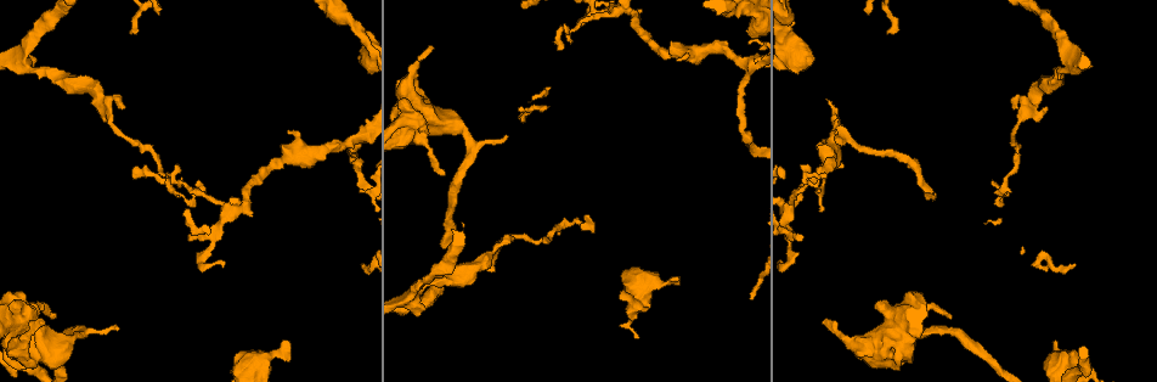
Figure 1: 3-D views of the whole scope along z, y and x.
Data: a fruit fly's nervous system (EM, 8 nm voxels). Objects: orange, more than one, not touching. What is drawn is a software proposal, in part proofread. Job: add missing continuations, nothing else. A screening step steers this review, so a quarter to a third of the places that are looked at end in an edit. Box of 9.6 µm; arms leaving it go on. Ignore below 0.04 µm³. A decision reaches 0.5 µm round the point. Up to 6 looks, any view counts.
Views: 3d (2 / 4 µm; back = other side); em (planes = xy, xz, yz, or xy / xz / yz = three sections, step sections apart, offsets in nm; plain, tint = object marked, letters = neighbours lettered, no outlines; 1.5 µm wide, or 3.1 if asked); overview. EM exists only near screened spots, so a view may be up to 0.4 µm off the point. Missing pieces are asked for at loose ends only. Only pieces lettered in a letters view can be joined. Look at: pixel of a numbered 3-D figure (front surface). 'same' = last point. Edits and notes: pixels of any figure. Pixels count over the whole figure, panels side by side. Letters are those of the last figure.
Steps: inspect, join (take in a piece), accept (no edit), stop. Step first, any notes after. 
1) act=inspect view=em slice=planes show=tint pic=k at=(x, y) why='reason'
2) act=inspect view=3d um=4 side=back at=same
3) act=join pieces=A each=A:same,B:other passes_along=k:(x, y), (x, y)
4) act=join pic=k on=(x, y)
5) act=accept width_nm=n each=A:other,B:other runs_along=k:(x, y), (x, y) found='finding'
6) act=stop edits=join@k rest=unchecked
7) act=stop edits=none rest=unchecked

act=inspect view=em slice=xy step=4 show=tint pic=1 at=(189, 239) why='an open end'

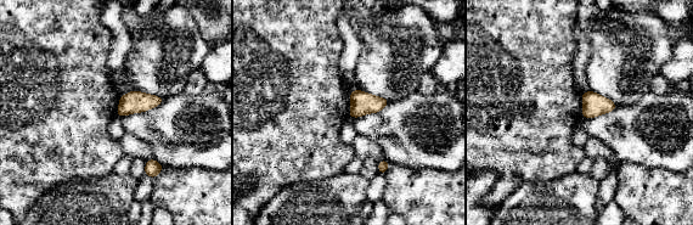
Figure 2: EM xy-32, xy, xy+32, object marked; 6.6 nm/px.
act=inspect view=em slice=xy step=4 show=letters at=same why='see the neighbours'

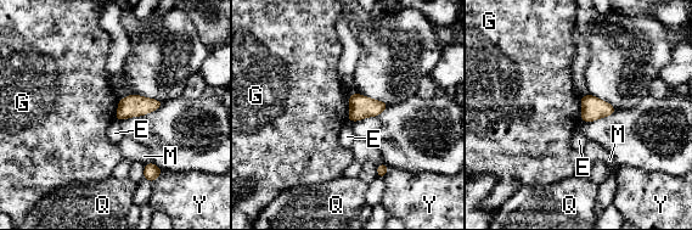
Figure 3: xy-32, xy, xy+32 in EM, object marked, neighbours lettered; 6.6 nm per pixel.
act=accept each=E:other,G:other,M:other,Q:other,Y:other border=3:(581, 97), (580, 121) found='none of them fits'

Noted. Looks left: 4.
act=inspect view=3d um=2 side=back pic=1 at=(1054, 342)

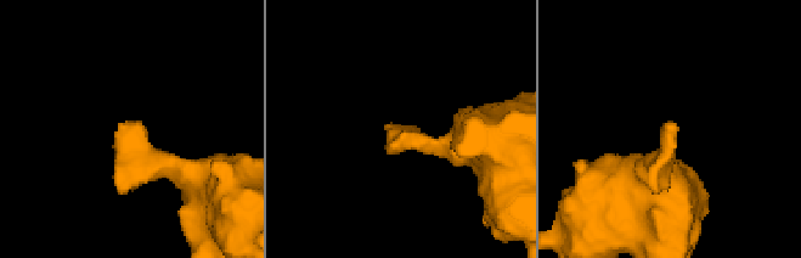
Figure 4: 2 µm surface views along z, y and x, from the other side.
act=inspect view=em slice=planes show=letters pic=4 at=(672, 123) why='shape alone is not enough'

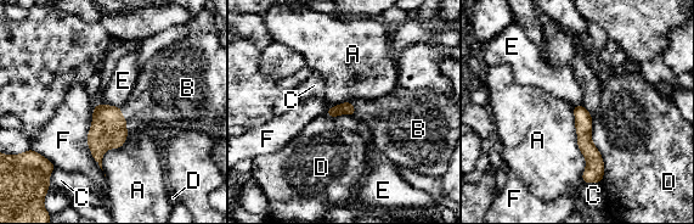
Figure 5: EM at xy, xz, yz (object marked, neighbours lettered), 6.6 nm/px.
act=join pieces=B each=A:other,B:same,C:other,D:other,E:other,F:other passes_along=5:(108, 130), (125, 121), (157, 100) found='it goes on there'

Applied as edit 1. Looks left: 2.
act=inspect view=3d um=2 pic=1 at=(429, 45) why='branch stops here'

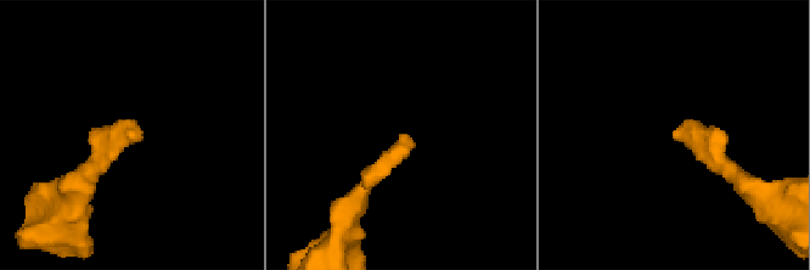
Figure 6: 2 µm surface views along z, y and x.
act=inspect view=em slice=xz step=4 show=letters pic=6 at=(673, 134) why='now the EM'

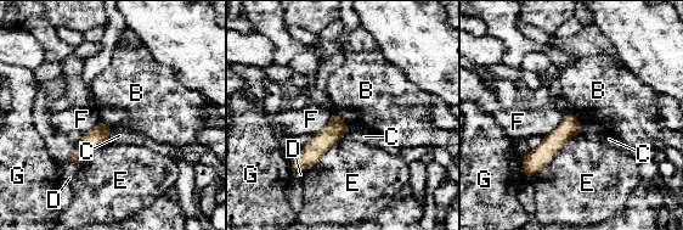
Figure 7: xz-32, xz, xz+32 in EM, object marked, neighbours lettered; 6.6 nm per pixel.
act=accept each=B:other,C:other,D:other,E:other,F:other,G:other runs_along=7:(570, 117), (570, 125), (528, 173) found='none of them fits'

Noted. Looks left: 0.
act=stop edits=join@5 rest=unchecked

